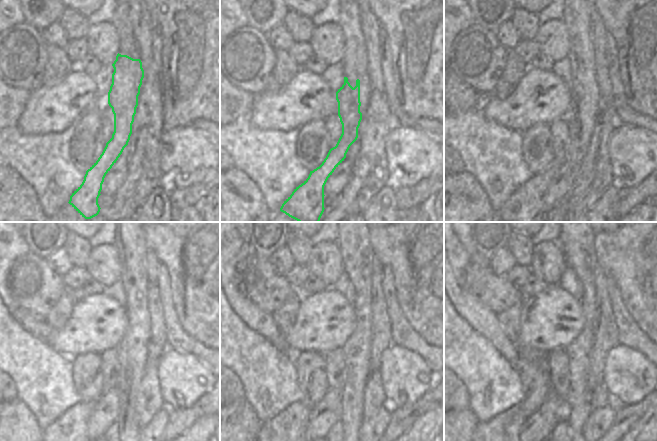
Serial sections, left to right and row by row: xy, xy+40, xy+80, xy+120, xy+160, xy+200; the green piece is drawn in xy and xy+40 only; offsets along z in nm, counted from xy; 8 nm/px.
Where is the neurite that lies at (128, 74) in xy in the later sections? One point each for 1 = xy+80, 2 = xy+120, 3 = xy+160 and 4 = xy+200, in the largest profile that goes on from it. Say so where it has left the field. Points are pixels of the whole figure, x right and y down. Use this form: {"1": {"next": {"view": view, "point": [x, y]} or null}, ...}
{"1": {"next": {"view": "xy+80", "point": [527, 201]}}, "2": {"next": {"view": "xy+120", "point": [72, 425]}}, "3": {"next": {"view": "xy+160", "point": [290, 425]}}, "4": {"next": {"view": "xy+200", "point": [507, 425]}}}

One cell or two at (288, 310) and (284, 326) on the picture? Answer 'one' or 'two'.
one

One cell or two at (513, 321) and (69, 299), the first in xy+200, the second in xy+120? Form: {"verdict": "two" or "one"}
{"verdict": "one"}

